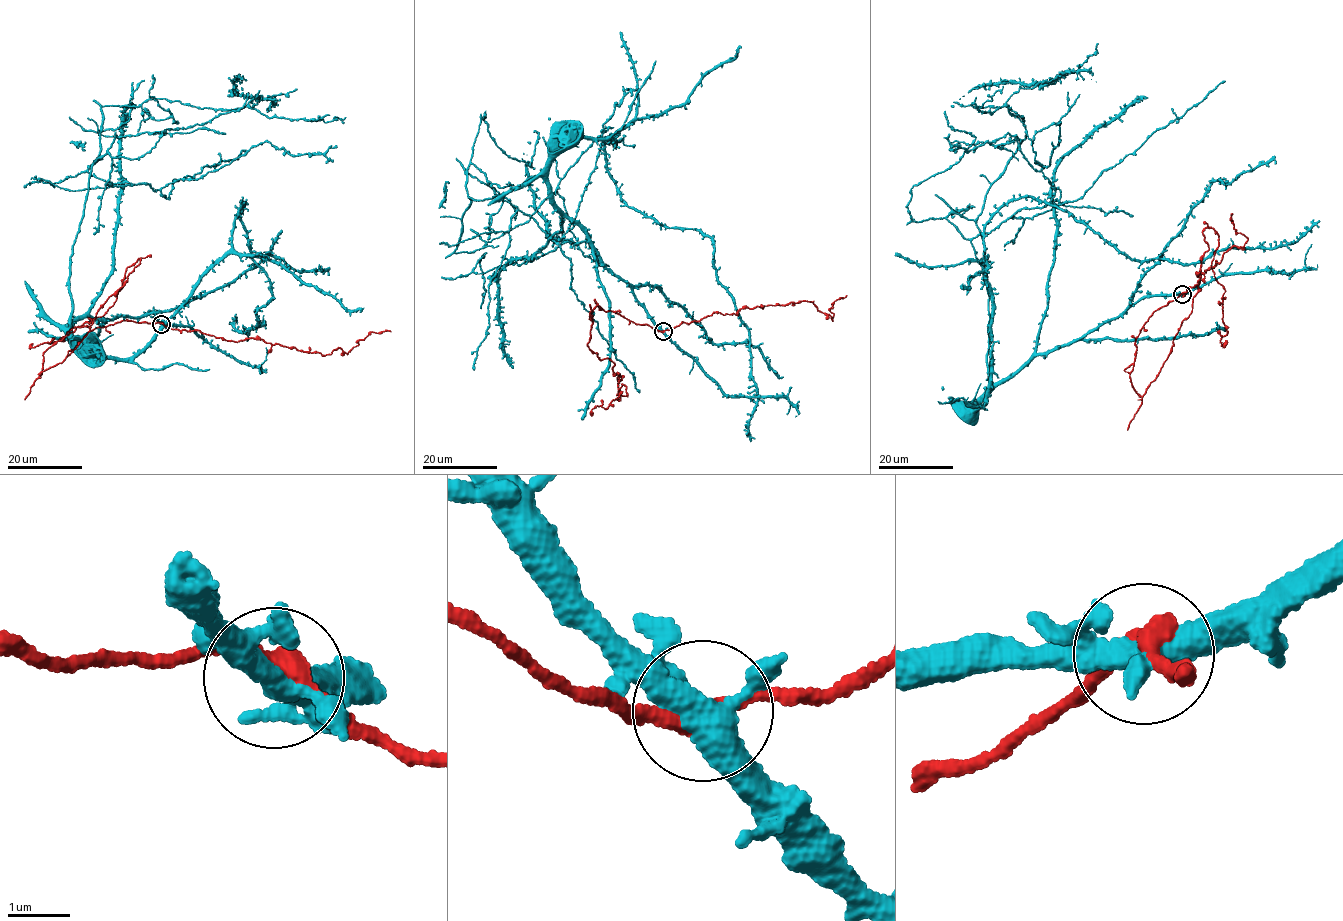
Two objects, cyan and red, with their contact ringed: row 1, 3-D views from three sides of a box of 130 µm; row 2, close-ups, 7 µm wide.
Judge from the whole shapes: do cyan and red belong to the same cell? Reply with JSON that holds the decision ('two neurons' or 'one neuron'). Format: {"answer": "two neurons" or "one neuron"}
{"answer": "two neurons"}

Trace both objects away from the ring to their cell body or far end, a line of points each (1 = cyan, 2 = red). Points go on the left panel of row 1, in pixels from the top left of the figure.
1: (161, 324), (148, 311), (144, 315), (122, 315), (113, 319), (79, 316), (69, 329), (73, 348)
2: (161, 324), (94, 328), (40, 375), (43, 353), (92, 323), (140, 258), (106, 313), (51, 343), (32, 343)

